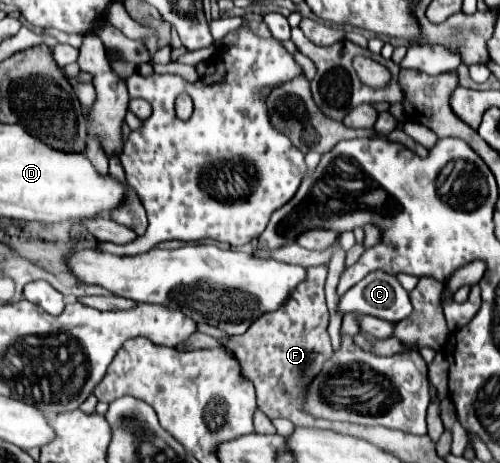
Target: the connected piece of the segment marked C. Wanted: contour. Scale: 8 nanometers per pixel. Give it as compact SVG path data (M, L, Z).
M371 271L353 289L349 289L339 303L341 313L359 311L391 323L397 323L411 313L409 293L391 273Z

